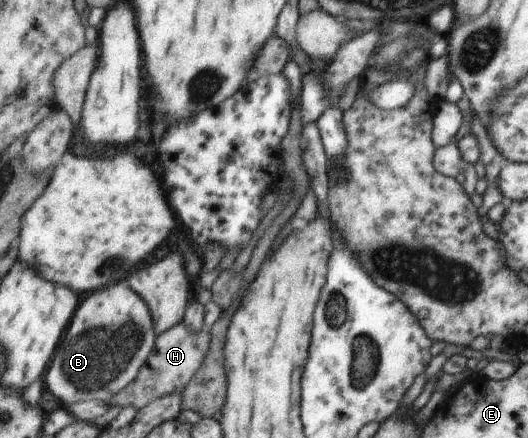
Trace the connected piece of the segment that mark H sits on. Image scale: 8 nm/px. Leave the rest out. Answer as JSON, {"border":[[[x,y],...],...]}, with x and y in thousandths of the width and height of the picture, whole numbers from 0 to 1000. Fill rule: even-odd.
{"border":[[[348,735],[299,767],[277,840],[269,840],[265,863],[254,868],[254,877],[246,877],[246,922],[254,922],[265,936],[284,922],[284,913],[299,913],[322,900],[352,902],[356,877],[392,817],[398,781],[398,749],[362,756]],[[295,854],[303,854],[303,863],[292,863]]]}

